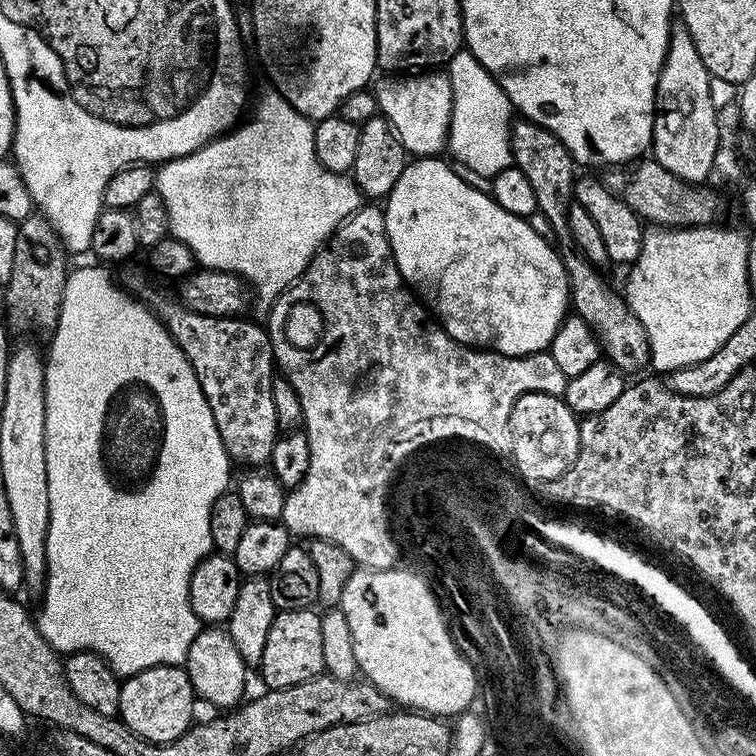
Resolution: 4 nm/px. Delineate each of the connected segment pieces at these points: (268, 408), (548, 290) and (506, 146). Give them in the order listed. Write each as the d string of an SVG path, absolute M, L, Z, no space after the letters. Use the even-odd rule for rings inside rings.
M128 272L122 284L129 293L135 294L143 303L155 312L156 317L164 323L166 330L178 342L182 354L190 362L198 382L202 386L202 394L206 394L206 402L210 402L210 410L214 414L214 422L218 426L218 434L222 438L222 446L228 451L229 461L241 460L244 466L264 466L271 461L272 451L282 435L278 422L278 414L274 414L273 378L278 374L276 359L272 356L272 343L267 331L245 318L231 316L203 316L180 303L175 295L155 288L140 272Z
M416 158L405 164L402 178L394 182L391 192L383 205L386 234L392 247L392 257L402 274L404 283L416 293L417 297L434 313L435 319L452 340L460 344L475 346L481 350L495 349L504 356L529 356L532 352L545 351L551 345L554 334L560 328L560 323L570 312L570 289L568 286L568 272L564 268L563 259L555 247L551 248L549 237L538 234L534 226L523 216L510 214L510 210L502 210L498 202L491 195L482 190L474 190L462 178L458 178L455 167L444 158Z
M467 50L456 52L446 64L446 74L452 87L452 121L448 124L447 151L456 164L470 166L474 174L486 177L497 176L502 170L513 167L512 126L514 109L508 95L499 82L493 78Z

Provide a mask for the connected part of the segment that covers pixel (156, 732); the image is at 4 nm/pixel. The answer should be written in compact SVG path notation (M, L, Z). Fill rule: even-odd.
M160 664L156 668L144 668L121 683L118 716L134 734L155 744L169 744L193 723L192 700L194 693L187 671L180 666Z

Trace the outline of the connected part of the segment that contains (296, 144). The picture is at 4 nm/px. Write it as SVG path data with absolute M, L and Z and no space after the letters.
M268 90L268 93L261 98L260 105L257 106L256 113L253 114L252 121L249 124L247 122L241 123L231 132L211 140L209 144L205 144L197 152L159 165L156 172L154 191L160 195L166 206L169 233L177 236L182 242L186 242L186 246L190 246L190 250L196 255L197 261L205 269L217 268L223 272L233 272L236 276L243 278L244 283L250 286L251 291L255 295L256 292L260 295L260 300L264 303L264 306L271 305L272 301L277 300L308 269L309 262L328 243L328 239L335 234L336 229L344 221L349 220L353 212L362 207L362 193L356 181L347 175L326 170L322 166L322 162L318 162L318 154L314 150L315 129L315 123L306 119L302 114L298 114L298 110L294 110L294 106L290 106L290 102L286 102L286 98L282 98L280 92Z

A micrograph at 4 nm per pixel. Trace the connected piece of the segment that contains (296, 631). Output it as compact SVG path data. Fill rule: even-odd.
M312 608L277 611L274 626L270 626L270 635L266 638L266 651L262 654L262 662L258 666L265 689L298 686L298 682L313 680L324 672L320 618L321 613Z

